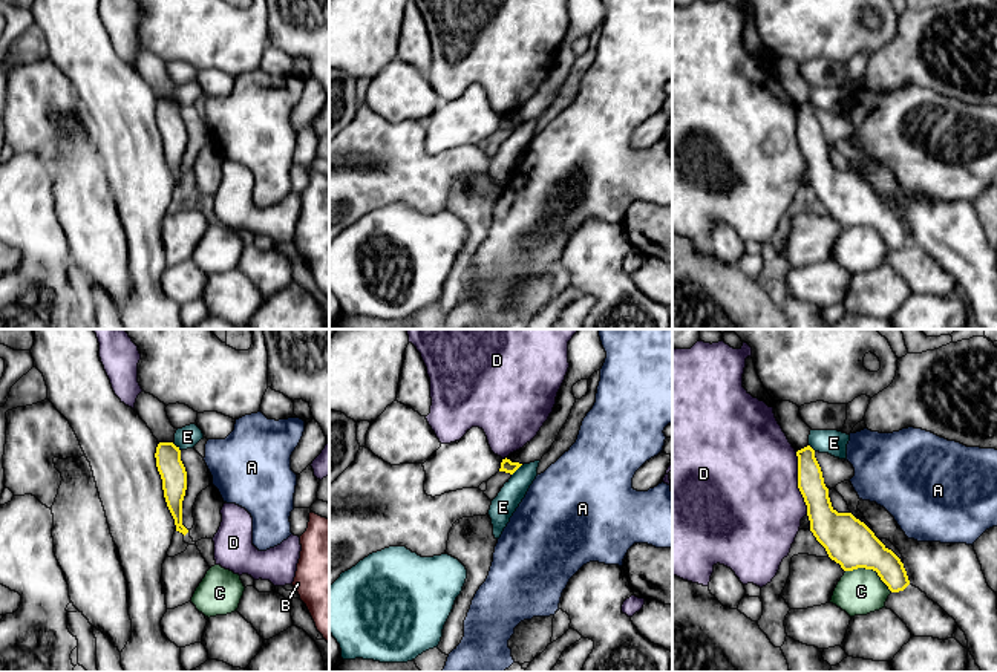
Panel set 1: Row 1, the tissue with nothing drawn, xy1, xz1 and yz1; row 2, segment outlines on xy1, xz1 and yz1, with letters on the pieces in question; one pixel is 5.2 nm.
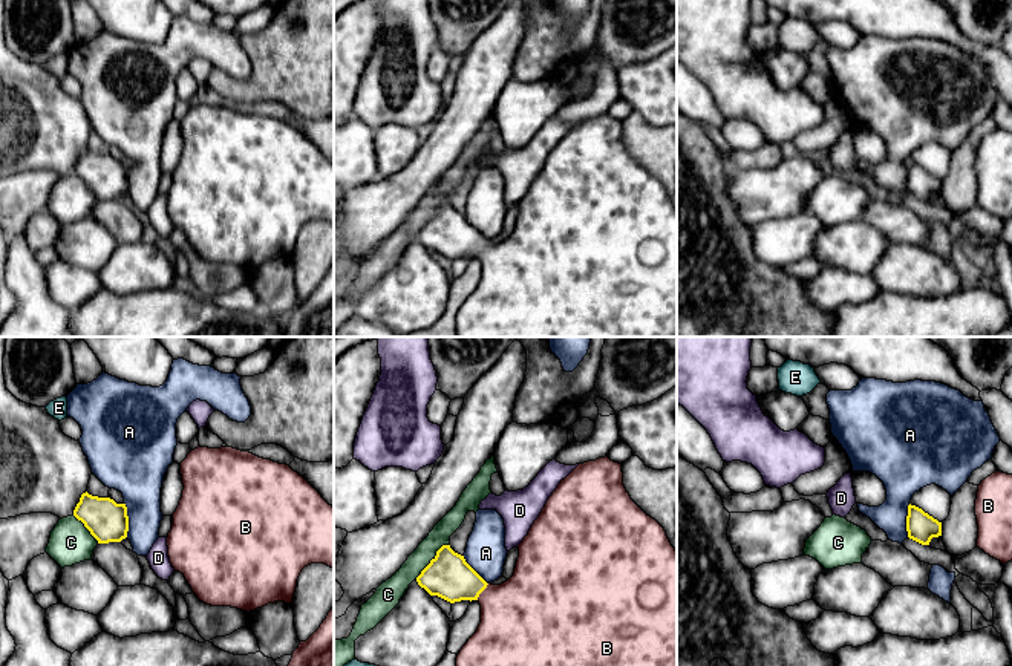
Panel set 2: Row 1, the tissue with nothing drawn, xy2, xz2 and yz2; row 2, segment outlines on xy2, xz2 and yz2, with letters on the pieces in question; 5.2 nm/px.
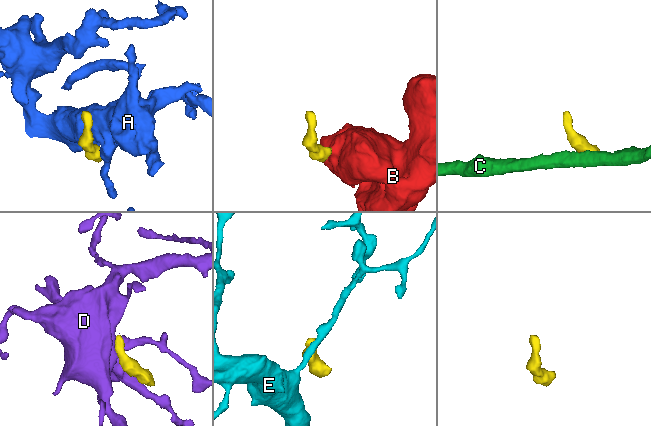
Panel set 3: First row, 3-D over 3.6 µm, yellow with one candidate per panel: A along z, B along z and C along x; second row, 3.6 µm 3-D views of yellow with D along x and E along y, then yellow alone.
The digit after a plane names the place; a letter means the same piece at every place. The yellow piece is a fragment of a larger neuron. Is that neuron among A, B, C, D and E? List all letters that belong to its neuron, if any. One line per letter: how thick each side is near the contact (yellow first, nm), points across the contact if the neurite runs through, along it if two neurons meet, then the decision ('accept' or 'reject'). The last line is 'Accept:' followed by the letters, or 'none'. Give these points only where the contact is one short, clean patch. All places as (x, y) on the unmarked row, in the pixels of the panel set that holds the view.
A: 220 nm thick on the yellow side, 260 nm on the other; border along xy2 (124, 159), (127, 193); reject
B: 240 nm thick on the yellow side, 420 nm on the other; runs through xz2 (449, 233), (483, 247), (519, 276); accept
C: 260 nm thick on the yellow side, 240 nm on the other; border along yz1 (846, 227), (872, 225), (892, 248); reject
D: 160 nm thick on the yellow side, 500 nm on the other; border along yz1 (795, 109), (797, 144), (807, 170); reject
E: 70 nm thick on the yellow side, 130 nm on the other; border along xz1 (521, 121), (512, 132); reject
Accept: B

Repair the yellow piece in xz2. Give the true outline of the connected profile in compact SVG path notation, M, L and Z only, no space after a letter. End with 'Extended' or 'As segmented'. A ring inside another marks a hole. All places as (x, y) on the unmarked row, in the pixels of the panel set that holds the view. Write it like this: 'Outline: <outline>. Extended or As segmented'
Outline: M608 113L579 121L560 138L517 205L514 230L501 242L487 240L450 202L442 202L416 234L430 253L450 260L478 257L481 262L481 280L456 314L456 337L677 337L677 207L664 185L631 156L623 142L622 121Z. Extended

